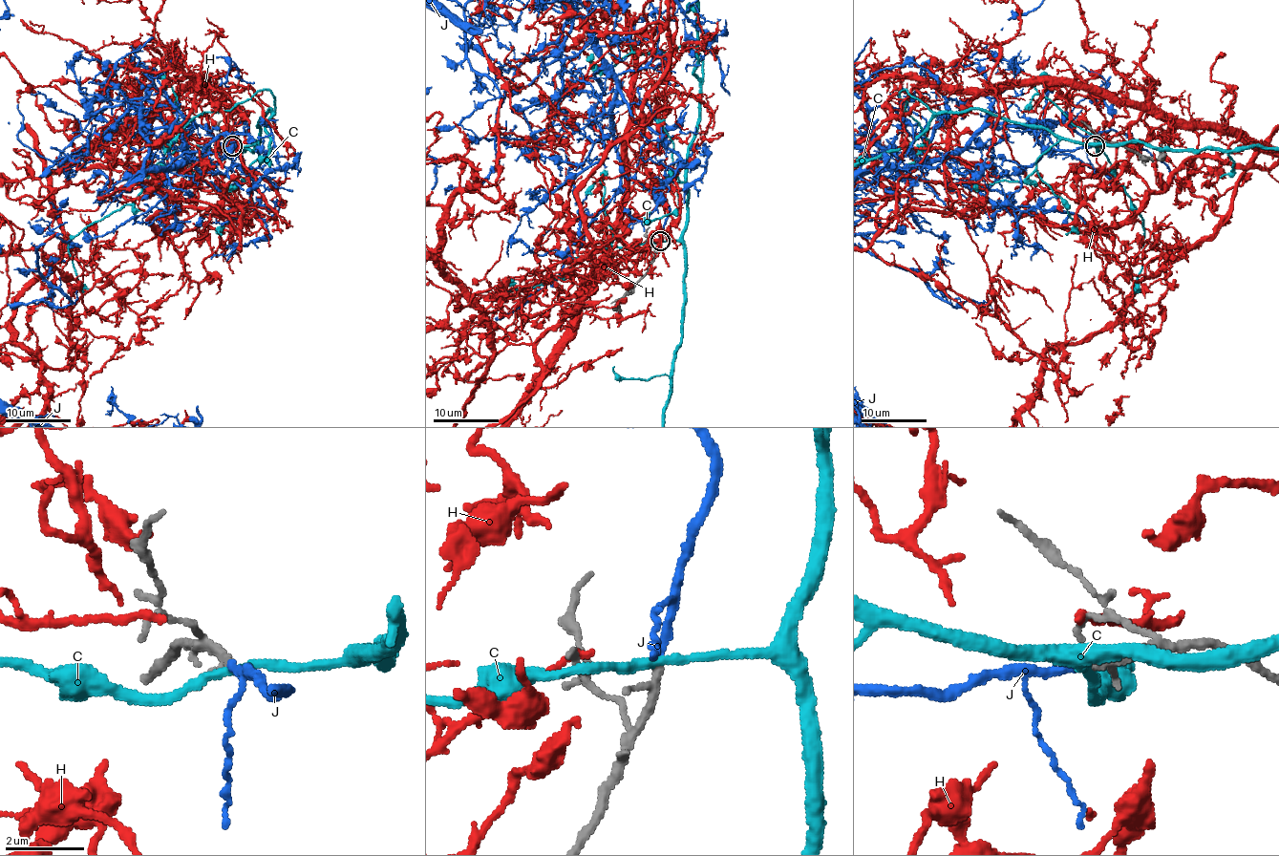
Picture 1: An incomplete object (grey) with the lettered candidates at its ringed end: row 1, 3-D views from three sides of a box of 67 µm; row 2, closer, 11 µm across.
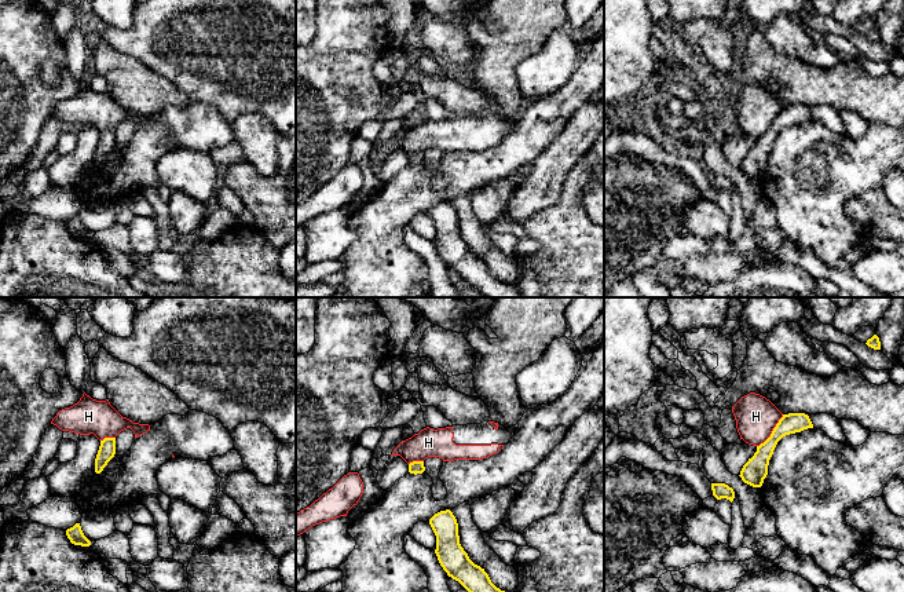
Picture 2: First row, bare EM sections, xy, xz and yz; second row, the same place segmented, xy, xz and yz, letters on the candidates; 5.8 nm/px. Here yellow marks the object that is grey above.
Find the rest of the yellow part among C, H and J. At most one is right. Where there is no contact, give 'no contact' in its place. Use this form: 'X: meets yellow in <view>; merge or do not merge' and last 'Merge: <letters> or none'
C: no contact; do not merge
H: meets yellow in yz; do not merge
J: no contact; merge
Merge: J

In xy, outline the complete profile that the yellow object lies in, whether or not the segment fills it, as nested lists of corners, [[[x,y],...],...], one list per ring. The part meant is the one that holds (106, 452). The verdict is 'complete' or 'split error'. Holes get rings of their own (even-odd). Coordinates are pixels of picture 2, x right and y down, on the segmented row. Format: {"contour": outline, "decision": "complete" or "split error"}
{"contour": [[[105,438],[95,458],[95,472],[100,474],[116,454],[116,438]]], "decision": "complete"}

